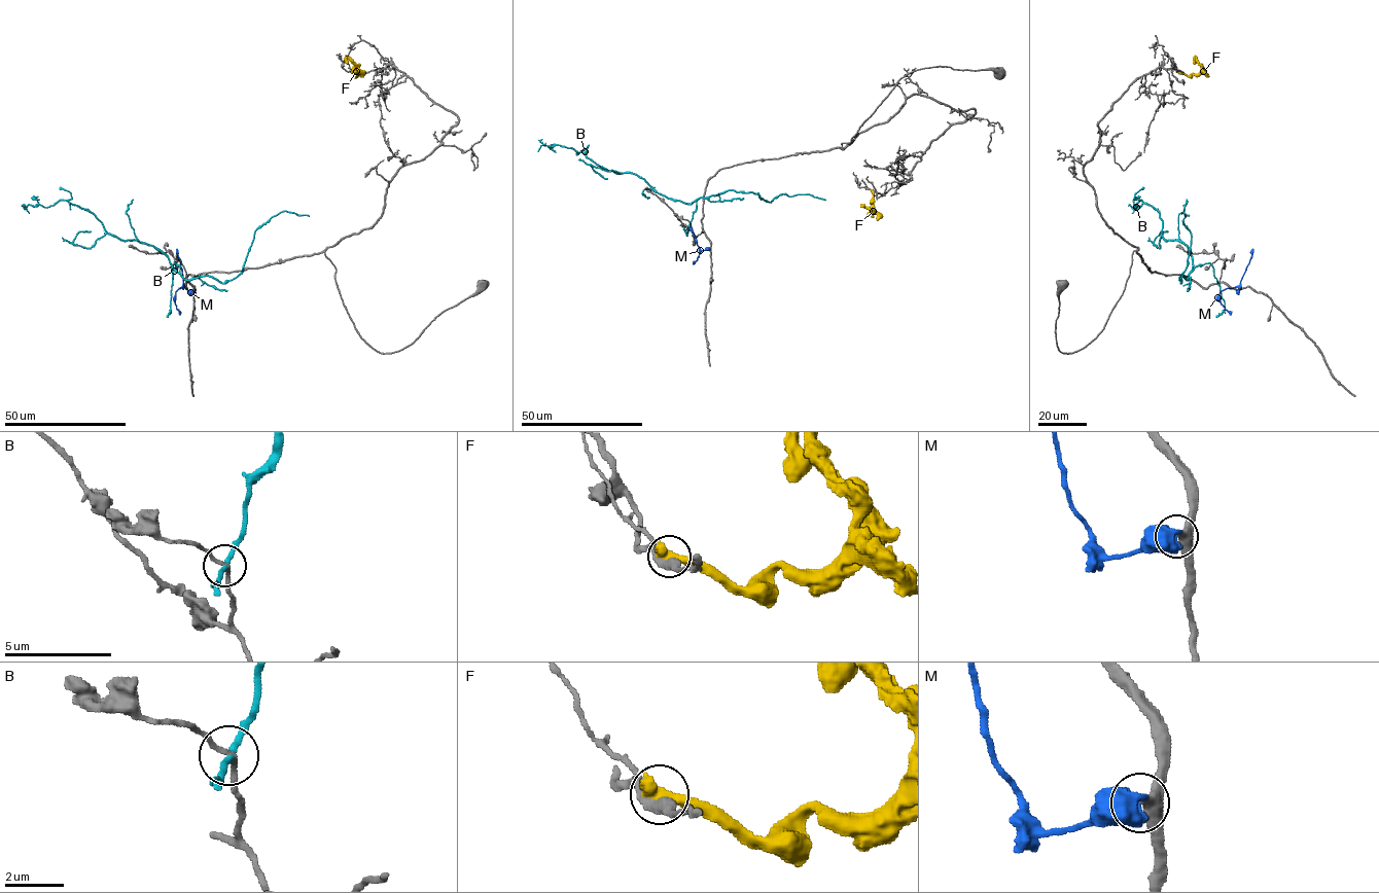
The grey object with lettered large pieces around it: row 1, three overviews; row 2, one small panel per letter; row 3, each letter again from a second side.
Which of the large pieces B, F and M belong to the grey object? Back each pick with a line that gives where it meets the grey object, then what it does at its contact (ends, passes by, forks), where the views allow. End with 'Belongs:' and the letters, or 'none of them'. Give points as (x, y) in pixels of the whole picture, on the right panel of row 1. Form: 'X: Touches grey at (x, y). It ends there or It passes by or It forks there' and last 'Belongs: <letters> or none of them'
M: Touches grey at (1237, 291). It passes by
Belongs: M

